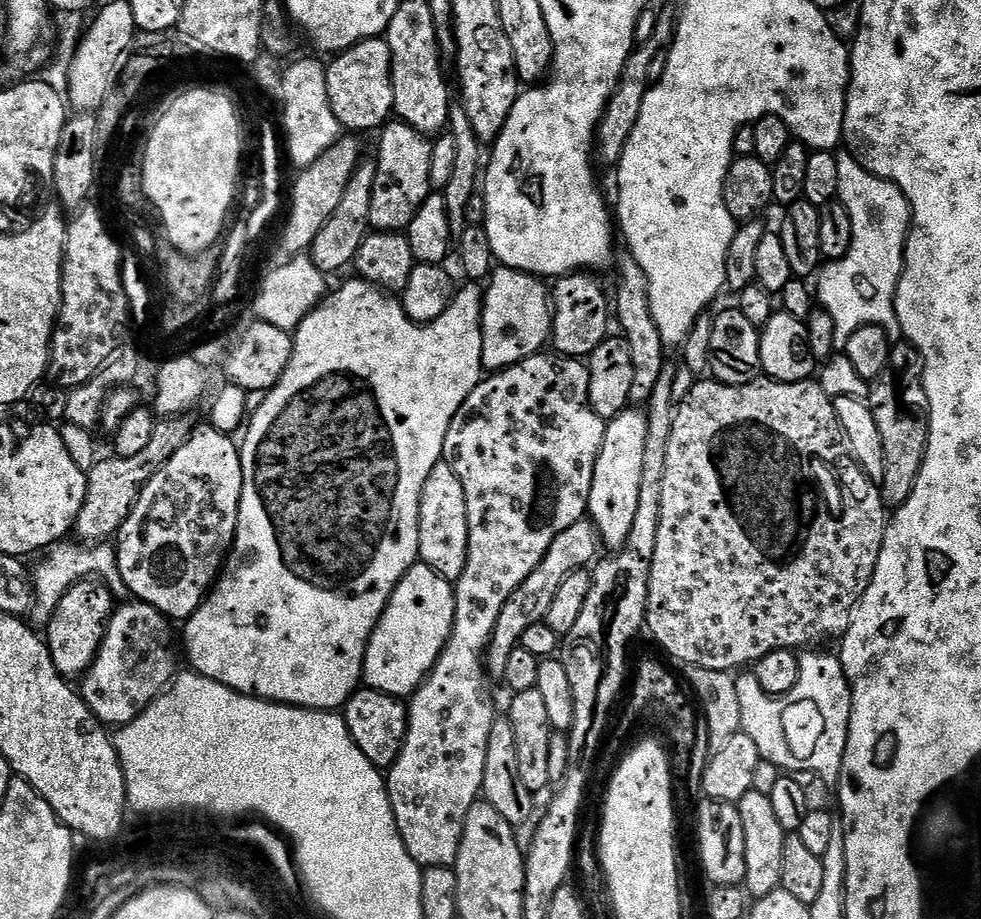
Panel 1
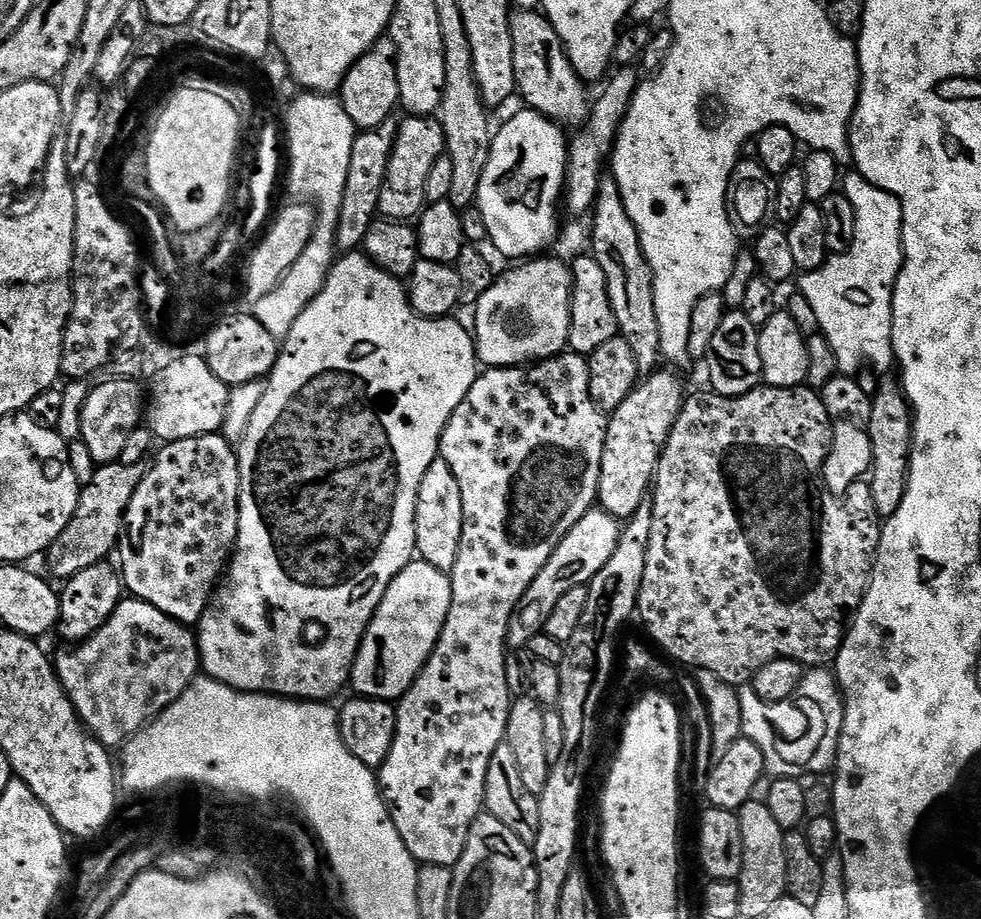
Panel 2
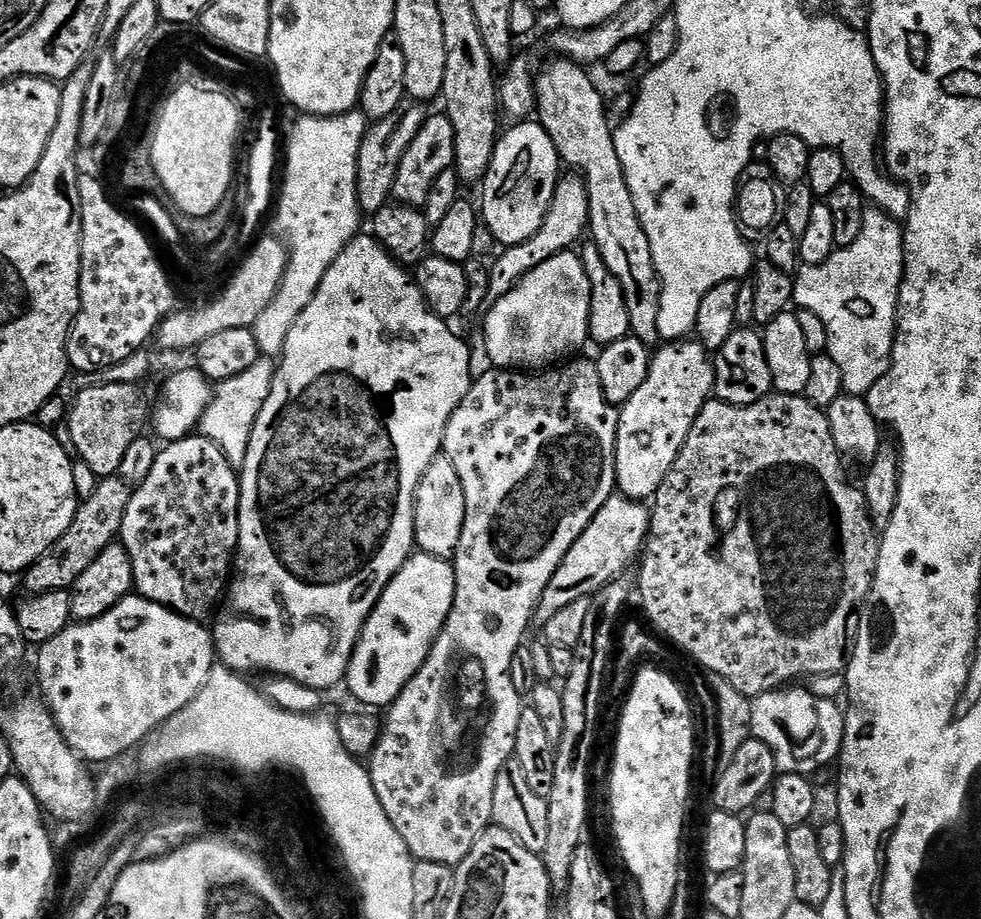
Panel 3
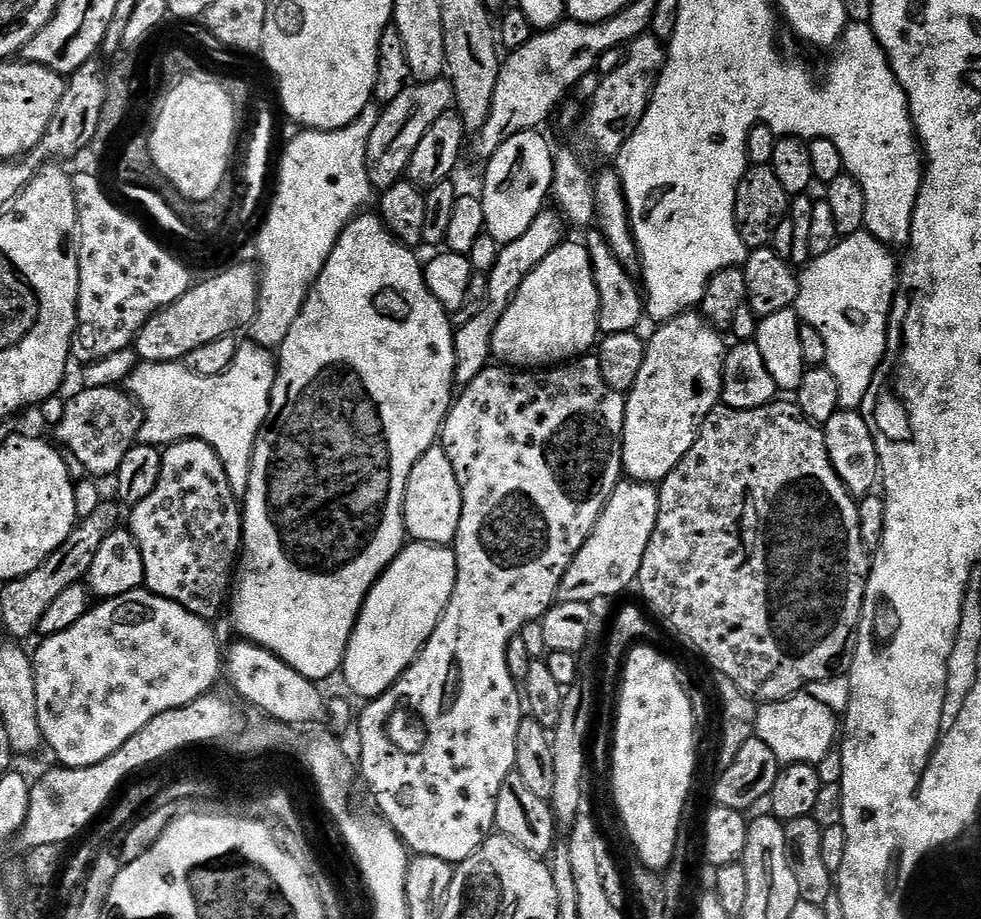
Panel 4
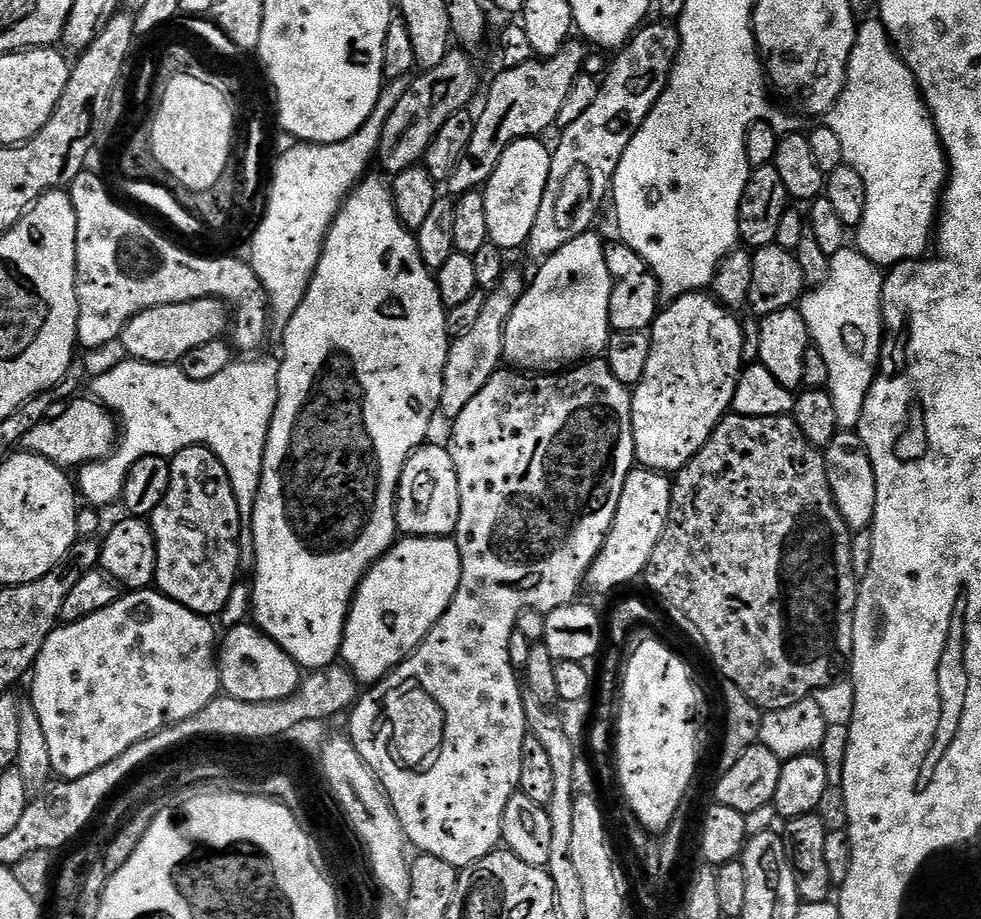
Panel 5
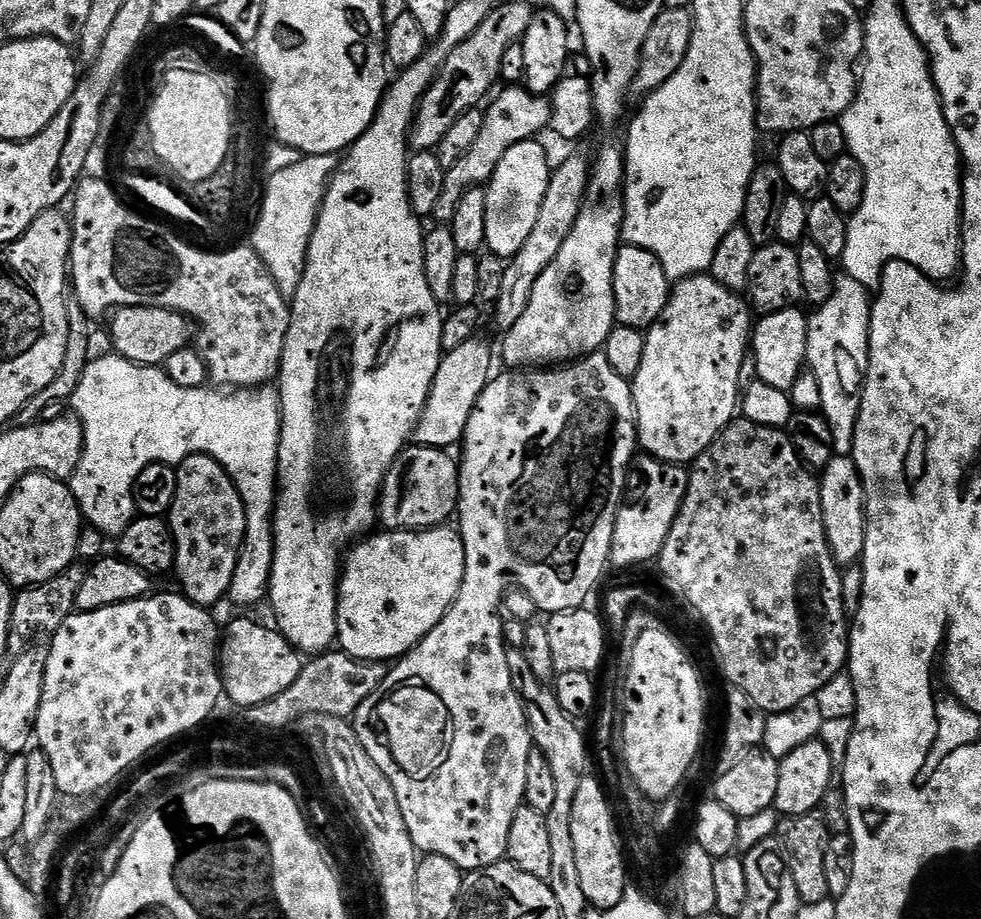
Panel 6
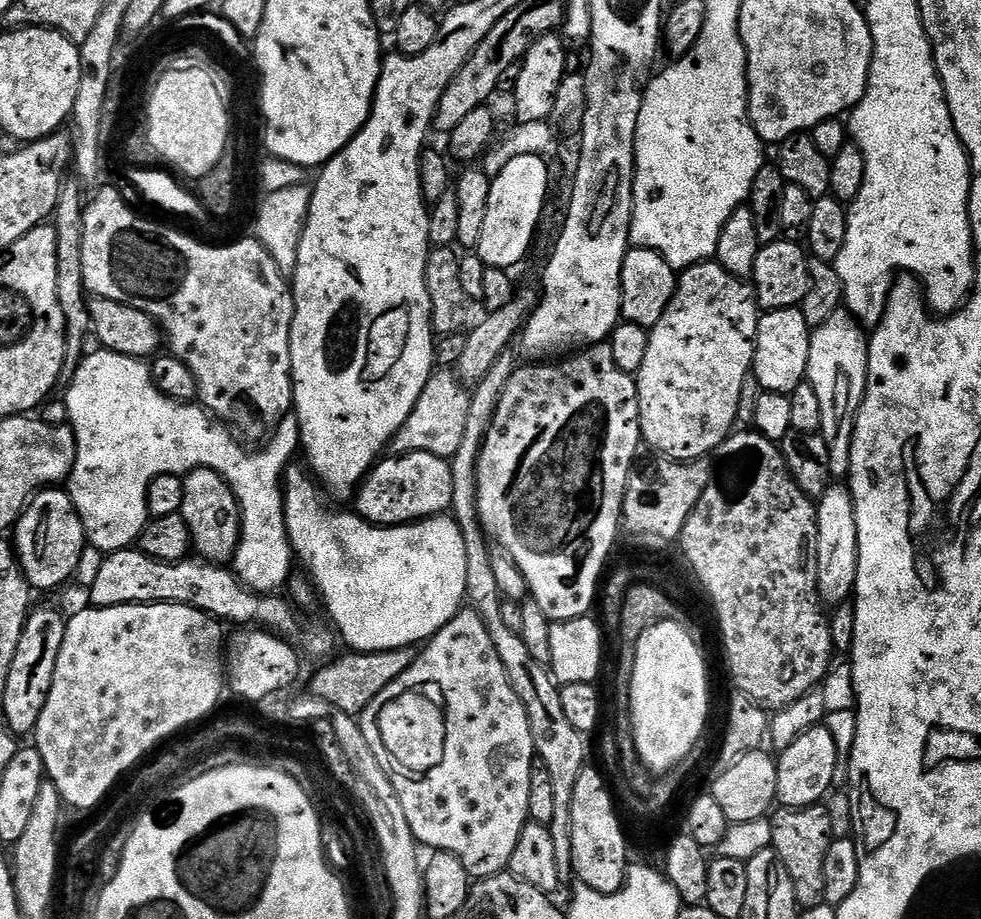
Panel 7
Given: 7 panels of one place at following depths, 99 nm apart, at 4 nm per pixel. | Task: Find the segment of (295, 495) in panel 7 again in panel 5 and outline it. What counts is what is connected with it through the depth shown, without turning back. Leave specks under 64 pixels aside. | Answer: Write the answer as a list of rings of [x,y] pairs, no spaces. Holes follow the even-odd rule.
[[[410,536],[397,539],[382,559],[376,561],[365,574],[348,609],[348,621],[344,627],[344,641],[340,647],[343,663],[357,681],[375,685],[392,669],[407,660],[416,647],[428,636],[428,631],[440,621],[450,606],[460,585],[460,551],[455,539],[434,536]]]

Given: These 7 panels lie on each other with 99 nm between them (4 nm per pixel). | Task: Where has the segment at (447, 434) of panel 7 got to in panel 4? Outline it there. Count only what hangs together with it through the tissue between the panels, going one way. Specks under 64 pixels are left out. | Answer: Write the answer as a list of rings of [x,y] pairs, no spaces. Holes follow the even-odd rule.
[[[545,210],[538,214],[538,218],[534,218],[534,222],[530,222],[530,230],[526,230],[526,234],[522,234],[522,238],[514,238],[514,242],[501,247],[498,262],[494,262],[494,270],[490,270],[486,274],[488,289],[484,292],[484,300],[482,299],[478,314],[457,327],[454,332],[457,385],[467,386],[470,382],[474,382],[474,378],[478,378],[478,374],[482,374],[484,368],[489,367],[490,361],[493,359],[494,330],[498,330],[498,322],[502,322],[502,314],[506,314],[506,310],[518,294],[522,282],[526,282],[526,278],[539,266],[542,258],[546,258],[546,254],[554,251],[565,239],[564,228],[566,229],[565,221],[555,211]]]

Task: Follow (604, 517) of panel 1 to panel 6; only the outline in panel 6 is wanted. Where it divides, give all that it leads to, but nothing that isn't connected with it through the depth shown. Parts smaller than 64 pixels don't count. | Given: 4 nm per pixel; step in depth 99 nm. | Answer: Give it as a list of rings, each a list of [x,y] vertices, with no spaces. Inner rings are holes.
[[[710,274],[687,276],[685,280],[679,281],[671,289],[668,301],[666,302],[666,310],[662,310],[659,318],[655,320],[651,328],[647,329],[644,337],[646,350],[642,350],[642,366],[638,366],[638,374],[630,381],[632,385],[632,401],[636,407],[636,435],[638,437],[638,444],[643,451],[644,448],[648,451],[645,453],[649,457],[655,458],[665,464],[691,465],[692,461],[699,458],[711,446],[714,438],[718,438],[721,430],[732,423],[738,412],[738,401],[742,396],[742,389],[740,387],[742,362],[744,361],[744,356],[750,352],[750,337],[754,331],[754,319],[752,320],[751,315],[753,316],[753,313],[750,311],[745,297],[732,292],[726,286],[722,286]]]

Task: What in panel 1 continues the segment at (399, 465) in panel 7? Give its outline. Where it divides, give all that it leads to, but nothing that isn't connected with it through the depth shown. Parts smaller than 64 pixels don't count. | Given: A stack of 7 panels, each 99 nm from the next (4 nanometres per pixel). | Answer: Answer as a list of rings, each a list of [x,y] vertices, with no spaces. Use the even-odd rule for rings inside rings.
[[[441,462],[430,470],[430,478],[426,478],[426,486],[422,486],[420,499],[420,560],[434,569],[442,579],[455,582],[466,570],[468,557],[468,519],[466,518],[466,490],[462,490],[462,482],[452,465]]]

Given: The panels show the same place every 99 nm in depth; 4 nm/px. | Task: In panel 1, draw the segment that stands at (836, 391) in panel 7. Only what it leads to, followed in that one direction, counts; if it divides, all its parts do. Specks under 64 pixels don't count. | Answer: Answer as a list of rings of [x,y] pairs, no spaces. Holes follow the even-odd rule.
[[[844,150],[836,156],[838,162],[839,203],[846,206],[850,222],[854,222],[854,238],[846,255],[840,260],[825,263],[819,269],[814,292],[818,297],[819,307],[834,318],[834,338],[837,345],[844,346],[855,331],[862,327],[880,327],[886,333],[899,333],[900,323],[896,317],[896,287],[904,273],[904,245],[908,243],[908,230],[912,227],[912,207],[902,194],[902,190],[888,180],[883,180],[870,173],[854,159],[851,152]]]

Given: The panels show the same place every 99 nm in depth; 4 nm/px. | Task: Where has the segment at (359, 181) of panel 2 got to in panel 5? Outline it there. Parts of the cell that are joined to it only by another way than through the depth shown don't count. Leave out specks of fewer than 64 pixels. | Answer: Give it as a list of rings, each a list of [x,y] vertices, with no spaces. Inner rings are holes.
[[[450,50],[438,66],[421,71],[420,77],[417,75],[409,83],[406,94],[402,94],[390,118],[386,118],[386,126],[382,126],[378,164],[388,174],[417,167],[423,161],[430,142],[434,142],[438,130],[442,130],[442,126],[454,114],[469,107],[468,103],[475,98],[476,87],[480,84],[480,76],[472,65],[472,59],[463,50]]]

